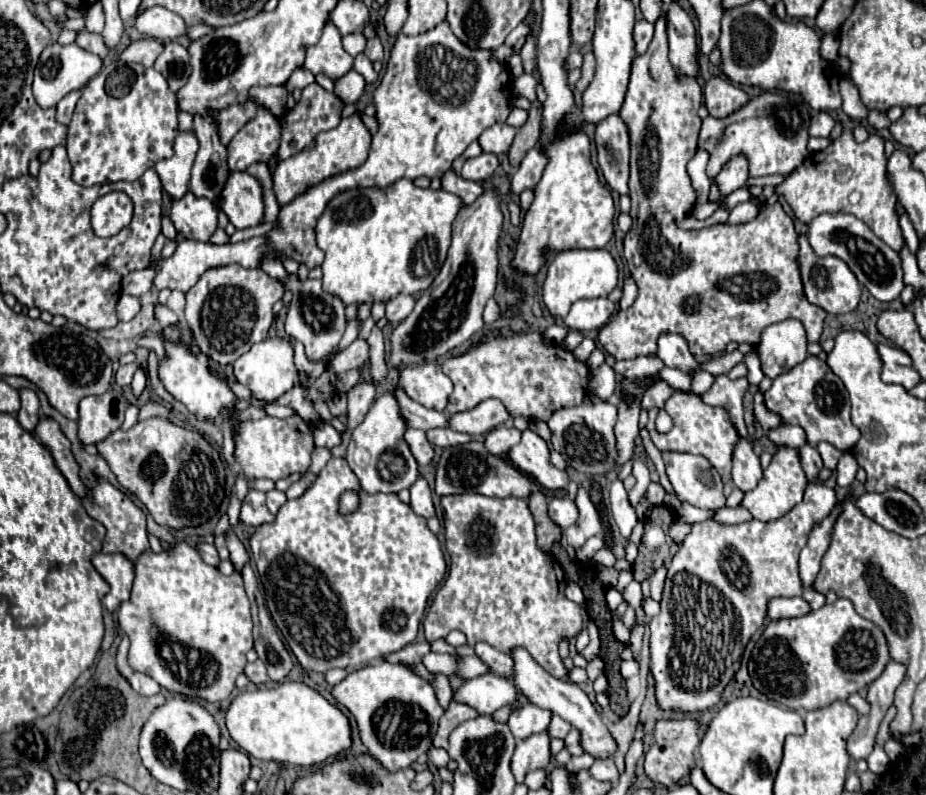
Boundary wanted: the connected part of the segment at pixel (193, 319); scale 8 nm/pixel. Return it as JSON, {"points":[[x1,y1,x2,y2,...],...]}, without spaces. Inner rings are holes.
{"points":[[241,264,209,268,187,292,185,320,193,334,193,342,207,358,221,366,235,362,253,344,267,338,273,322,271,308,281,296,281,284,261,268,243,268]]}

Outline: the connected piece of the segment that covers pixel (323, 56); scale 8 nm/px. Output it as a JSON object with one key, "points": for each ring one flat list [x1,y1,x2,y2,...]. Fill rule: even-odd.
{"points":[[331,22,325,24,319,42,307,48,307,58,303,66,313,74,321,72,333,80,341,78,353,68,353,56,343,50,341,34]]}

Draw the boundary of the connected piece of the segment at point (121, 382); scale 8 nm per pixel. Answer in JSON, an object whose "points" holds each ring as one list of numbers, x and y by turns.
{"points":[[135,364,119,366,119,370,115,372,115,384,117,384,117,386,121,386,121,388,123,388,123,386,129,386,135,370,137,370,137,366,135,366]]}

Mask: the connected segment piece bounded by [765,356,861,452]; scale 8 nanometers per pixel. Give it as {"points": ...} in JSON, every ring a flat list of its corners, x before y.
{"points":[[807,356,807,360,793,370,777,376,773,386,765,392,765,404,769,410,777,412,785,424,799,424,807,432,811,446,829,442,841,452,851,452,861,438,859,428,853,426,849,418,849,396,841,378,817,356]]}

